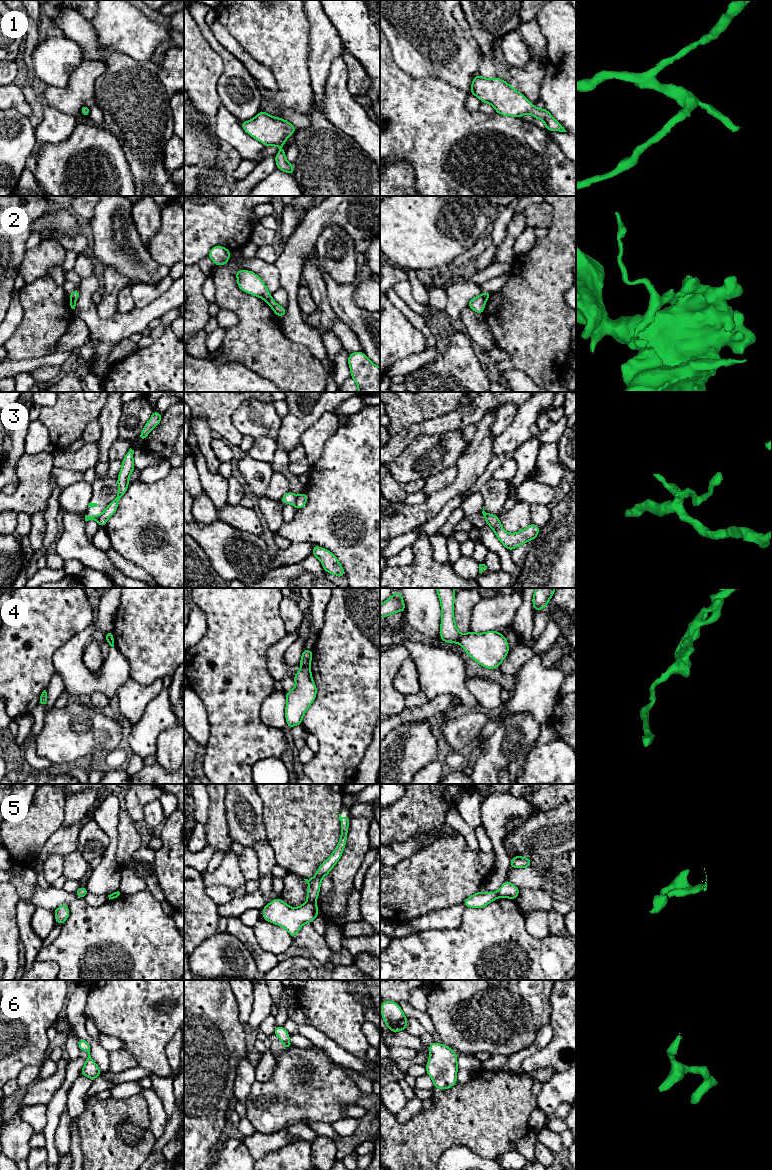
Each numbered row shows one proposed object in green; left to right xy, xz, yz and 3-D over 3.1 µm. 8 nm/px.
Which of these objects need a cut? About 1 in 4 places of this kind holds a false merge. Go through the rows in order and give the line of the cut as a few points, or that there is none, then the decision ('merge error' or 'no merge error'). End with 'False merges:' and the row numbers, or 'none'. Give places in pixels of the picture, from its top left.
1: no cut; no merge error
2: cut in xz along (271, 297), (266, 300); merge error
3: cut in xz along (297, 496), (295, 505); merge error
4: cut in yz along (462, 634), (458, 642); merge error
5: cut in xz along (308, 901), (314, 903); merge error
6: no cut; no merge error
False merges: 2, 3, 4, 5

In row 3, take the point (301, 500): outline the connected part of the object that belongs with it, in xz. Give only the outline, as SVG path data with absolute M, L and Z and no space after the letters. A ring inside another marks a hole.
M304 491L303 493L297 496L295 508L297 510L302 509L306 505L306 503L307 503L307 495L306 492Z

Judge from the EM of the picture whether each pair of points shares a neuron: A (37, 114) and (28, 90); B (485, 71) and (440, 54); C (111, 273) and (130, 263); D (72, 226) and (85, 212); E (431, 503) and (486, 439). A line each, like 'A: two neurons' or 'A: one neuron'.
A: one neuron
B: two neurons
C: two neurons
D: two neurons
E: one neuron

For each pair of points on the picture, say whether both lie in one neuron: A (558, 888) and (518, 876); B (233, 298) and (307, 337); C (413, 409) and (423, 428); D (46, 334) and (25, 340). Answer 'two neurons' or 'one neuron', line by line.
A: one neuron
B: two neurons
C: two neurons
D: one neuron

